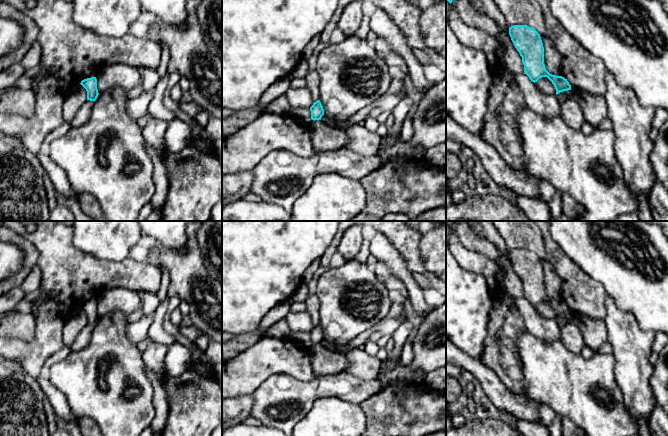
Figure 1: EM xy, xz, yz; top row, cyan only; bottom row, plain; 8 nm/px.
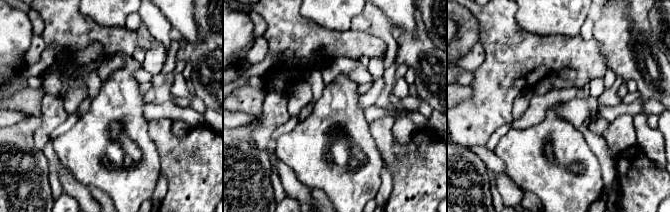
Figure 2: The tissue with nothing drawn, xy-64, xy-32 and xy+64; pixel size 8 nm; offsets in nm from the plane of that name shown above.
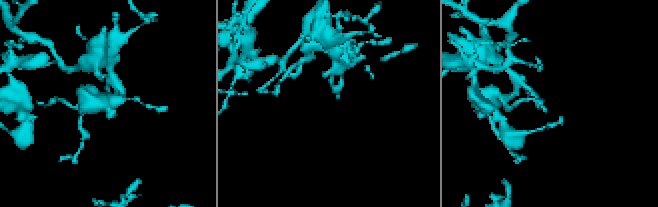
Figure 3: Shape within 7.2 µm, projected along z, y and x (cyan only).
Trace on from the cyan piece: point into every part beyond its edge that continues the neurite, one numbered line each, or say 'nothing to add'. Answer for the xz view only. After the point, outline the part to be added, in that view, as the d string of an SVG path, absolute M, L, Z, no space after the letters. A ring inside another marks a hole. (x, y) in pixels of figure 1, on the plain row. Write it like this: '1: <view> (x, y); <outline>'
nothing to add

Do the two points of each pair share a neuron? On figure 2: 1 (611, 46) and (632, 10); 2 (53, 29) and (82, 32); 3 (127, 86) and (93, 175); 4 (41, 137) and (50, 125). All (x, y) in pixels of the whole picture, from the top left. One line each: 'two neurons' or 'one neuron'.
1: one neuron
2: one neuron
3: one neuron
4: one neuron

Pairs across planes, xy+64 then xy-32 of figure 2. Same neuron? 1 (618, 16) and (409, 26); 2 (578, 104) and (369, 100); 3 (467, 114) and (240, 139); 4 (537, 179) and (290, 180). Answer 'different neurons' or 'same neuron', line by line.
1: different neurons
2: same neuron
3: different neurons
4: different neurons

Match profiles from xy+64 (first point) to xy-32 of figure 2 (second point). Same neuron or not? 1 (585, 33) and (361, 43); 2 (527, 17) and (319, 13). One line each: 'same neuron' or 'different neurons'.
1: different neurons
2: same neuron

